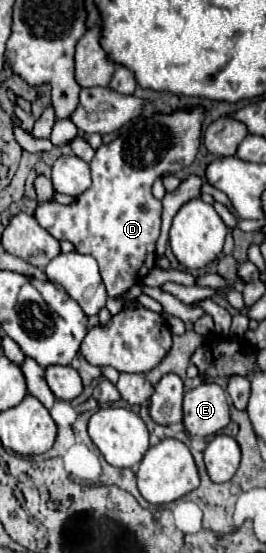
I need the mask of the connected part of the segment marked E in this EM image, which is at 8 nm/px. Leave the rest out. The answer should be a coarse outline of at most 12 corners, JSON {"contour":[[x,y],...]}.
{"contour":[[219,384],[185,394],[189,434],[215,436],[229,424],[229,402]]}

